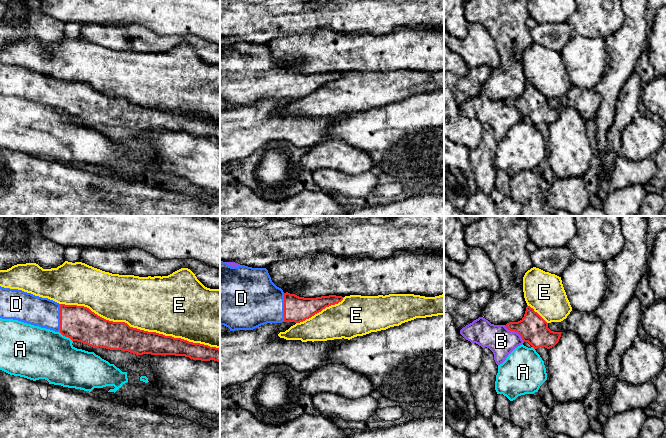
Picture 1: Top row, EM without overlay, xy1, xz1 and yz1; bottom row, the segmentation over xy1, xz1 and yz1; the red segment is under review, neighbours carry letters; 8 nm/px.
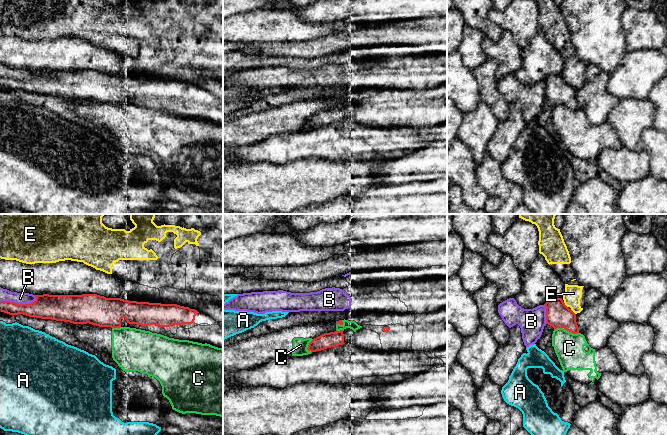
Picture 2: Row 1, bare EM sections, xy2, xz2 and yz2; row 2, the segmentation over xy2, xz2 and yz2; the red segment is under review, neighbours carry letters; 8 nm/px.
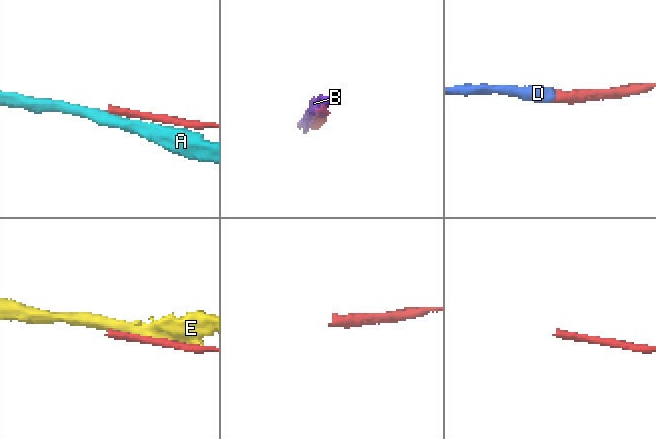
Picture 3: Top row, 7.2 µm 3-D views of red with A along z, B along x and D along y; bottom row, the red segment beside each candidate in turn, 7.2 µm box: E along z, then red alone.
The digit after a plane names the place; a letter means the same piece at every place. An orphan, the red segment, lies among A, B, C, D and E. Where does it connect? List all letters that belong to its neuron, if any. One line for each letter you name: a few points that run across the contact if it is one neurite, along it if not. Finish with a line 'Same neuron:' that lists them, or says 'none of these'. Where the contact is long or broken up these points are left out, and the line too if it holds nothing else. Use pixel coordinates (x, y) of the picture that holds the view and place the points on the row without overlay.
Same neuron: D

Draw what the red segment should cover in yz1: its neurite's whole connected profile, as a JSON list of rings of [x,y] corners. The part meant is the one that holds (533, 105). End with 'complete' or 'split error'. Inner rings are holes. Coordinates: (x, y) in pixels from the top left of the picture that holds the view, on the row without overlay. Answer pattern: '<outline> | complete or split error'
[[[527,81],[524,93],[518,98],[509,98],[505,103],[517,108],[523,118],[528,118],[534,125],[554,123],[562,108],[554,108],[548,104],[548,99],[533,84]]] | complete

